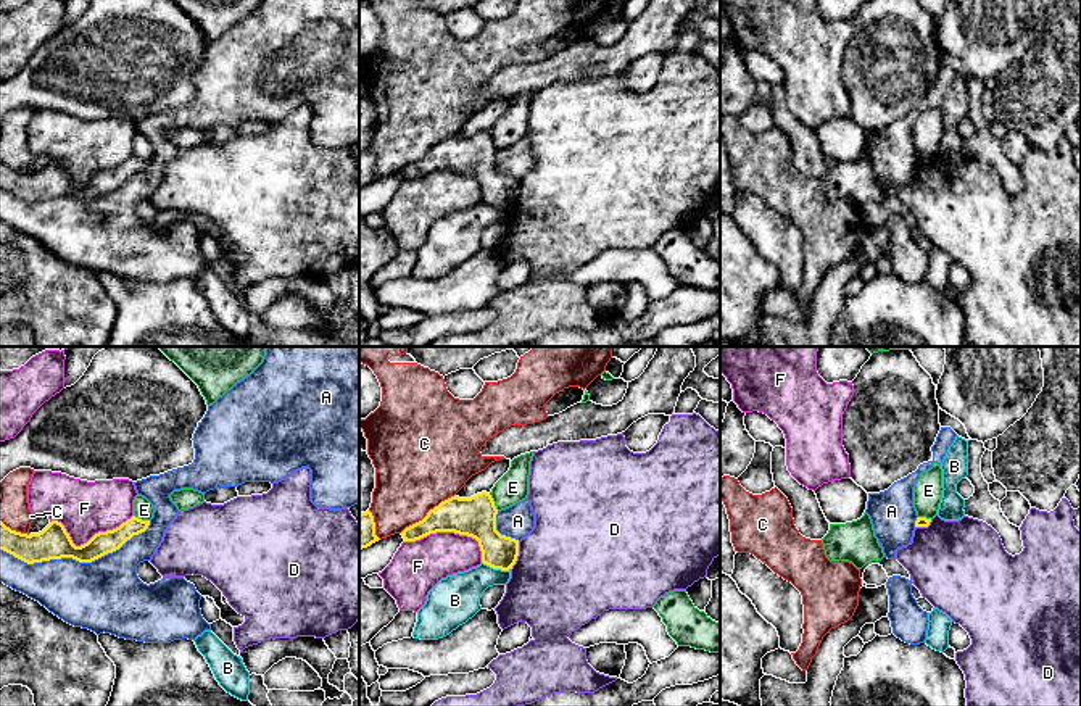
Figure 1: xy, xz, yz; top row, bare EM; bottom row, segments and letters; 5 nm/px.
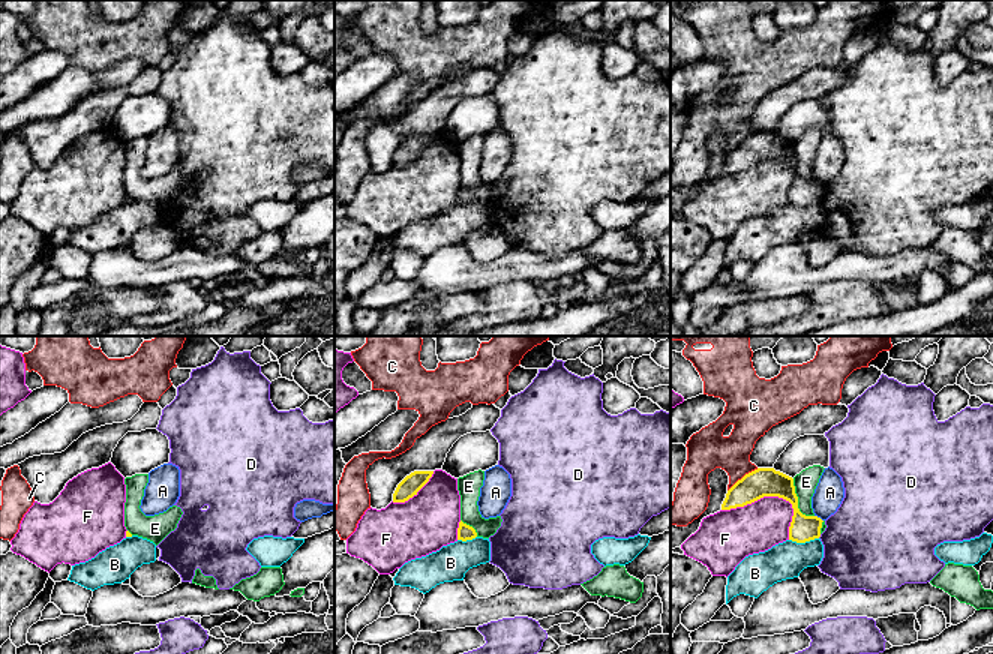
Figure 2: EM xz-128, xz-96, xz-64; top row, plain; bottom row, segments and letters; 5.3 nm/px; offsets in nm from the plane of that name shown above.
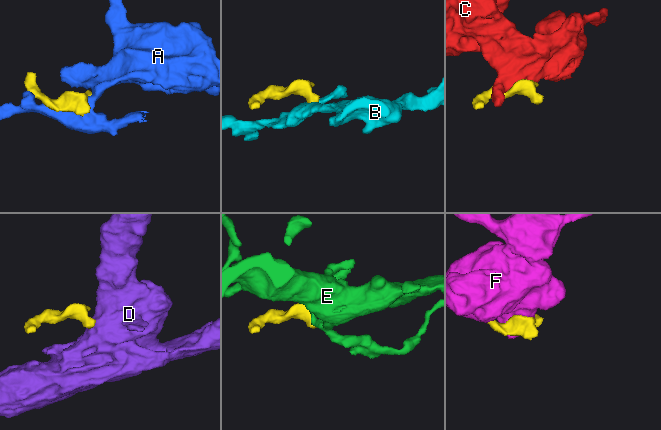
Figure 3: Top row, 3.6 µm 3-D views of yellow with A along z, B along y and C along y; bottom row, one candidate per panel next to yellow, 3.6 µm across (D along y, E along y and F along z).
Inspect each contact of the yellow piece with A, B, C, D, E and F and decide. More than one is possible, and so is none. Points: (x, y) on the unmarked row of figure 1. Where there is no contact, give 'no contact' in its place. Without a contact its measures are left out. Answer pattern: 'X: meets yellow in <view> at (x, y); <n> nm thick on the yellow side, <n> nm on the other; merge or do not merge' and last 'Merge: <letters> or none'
A: meets yellow in xy at (76, 199); 170 nm thick on the yellow side, 360 nm on the other; do not merge
B: meets yellow in xz at (497, 207); 180 nm thick on the yellow side, 220 nm on the other; do not merge
C: meets yellow in xz at (427, 152); 200 nm thick on the yellow side, 440 nm on the other; do not merge
D: meets yellow in xz at (517, 194); 170 nm thick on the yellow side, 500 nm on the other; do not merge
E: meets yellow in xz at (493, 141); 200 nm thick on the yellow side, 160 nm on the other; do not merge
F: meets yellow in xz at (451, 170); 200 nm thick on the yellow side, 260 nm on the other; do not merge
Merge: none

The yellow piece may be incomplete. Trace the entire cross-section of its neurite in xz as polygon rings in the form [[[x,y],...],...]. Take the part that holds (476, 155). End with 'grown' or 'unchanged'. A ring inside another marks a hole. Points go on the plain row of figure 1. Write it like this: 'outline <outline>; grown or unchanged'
outline [[[482,131],[470,137],[451,135],[430,148],[427,155],[406,166],[404,181],[416,181],[437,171],[454,171],[478,181],[482,201],[509,210],[519,195],[519,179],[496,169],[498,148],[490,132]]]; unchanged

